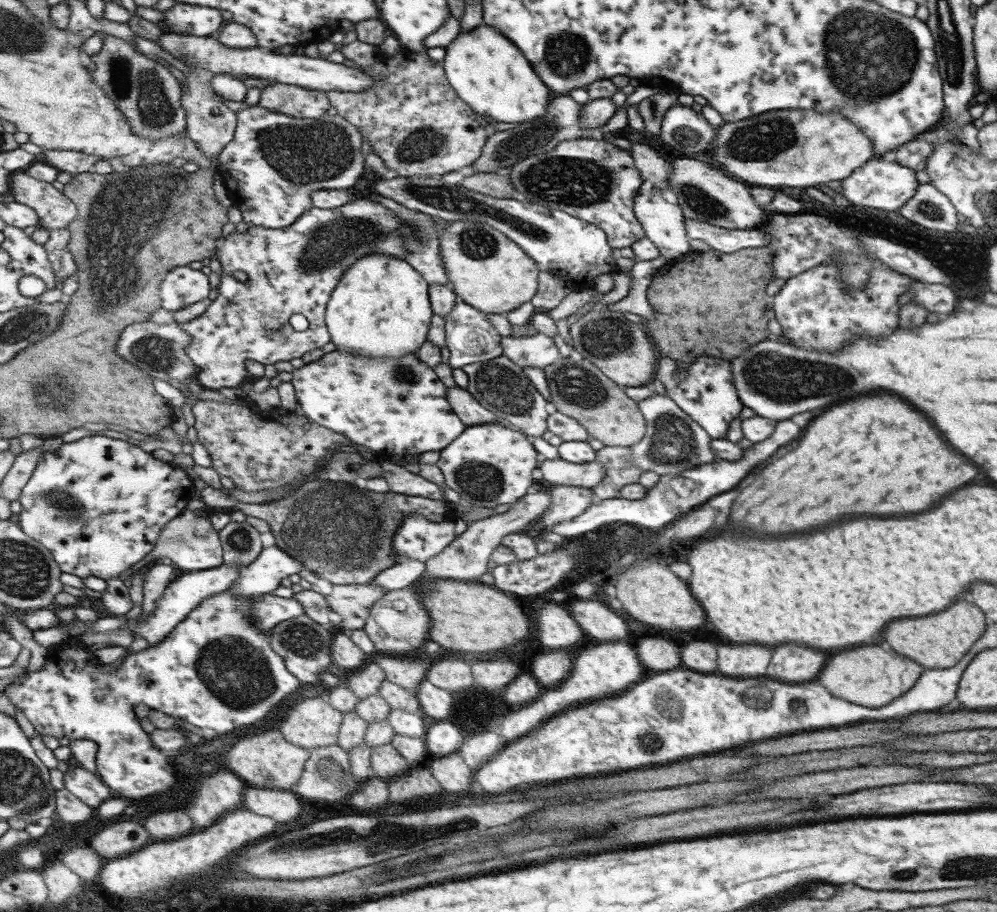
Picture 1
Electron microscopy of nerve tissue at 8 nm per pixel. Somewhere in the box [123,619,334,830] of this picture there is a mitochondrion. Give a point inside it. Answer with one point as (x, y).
(229, 666)

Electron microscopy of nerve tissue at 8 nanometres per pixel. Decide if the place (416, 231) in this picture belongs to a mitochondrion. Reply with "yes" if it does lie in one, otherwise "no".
yes

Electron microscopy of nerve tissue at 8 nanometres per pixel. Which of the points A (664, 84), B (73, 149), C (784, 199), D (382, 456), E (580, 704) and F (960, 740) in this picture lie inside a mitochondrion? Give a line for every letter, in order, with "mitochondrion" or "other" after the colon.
A: other
B: other
C: other
D: other
E: other
F: mitochondrion

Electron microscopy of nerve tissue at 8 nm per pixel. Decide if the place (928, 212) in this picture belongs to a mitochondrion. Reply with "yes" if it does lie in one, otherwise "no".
yes

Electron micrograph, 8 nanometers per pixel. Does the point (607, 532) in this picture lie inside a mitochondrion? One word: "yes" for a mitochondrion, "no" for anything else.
no

